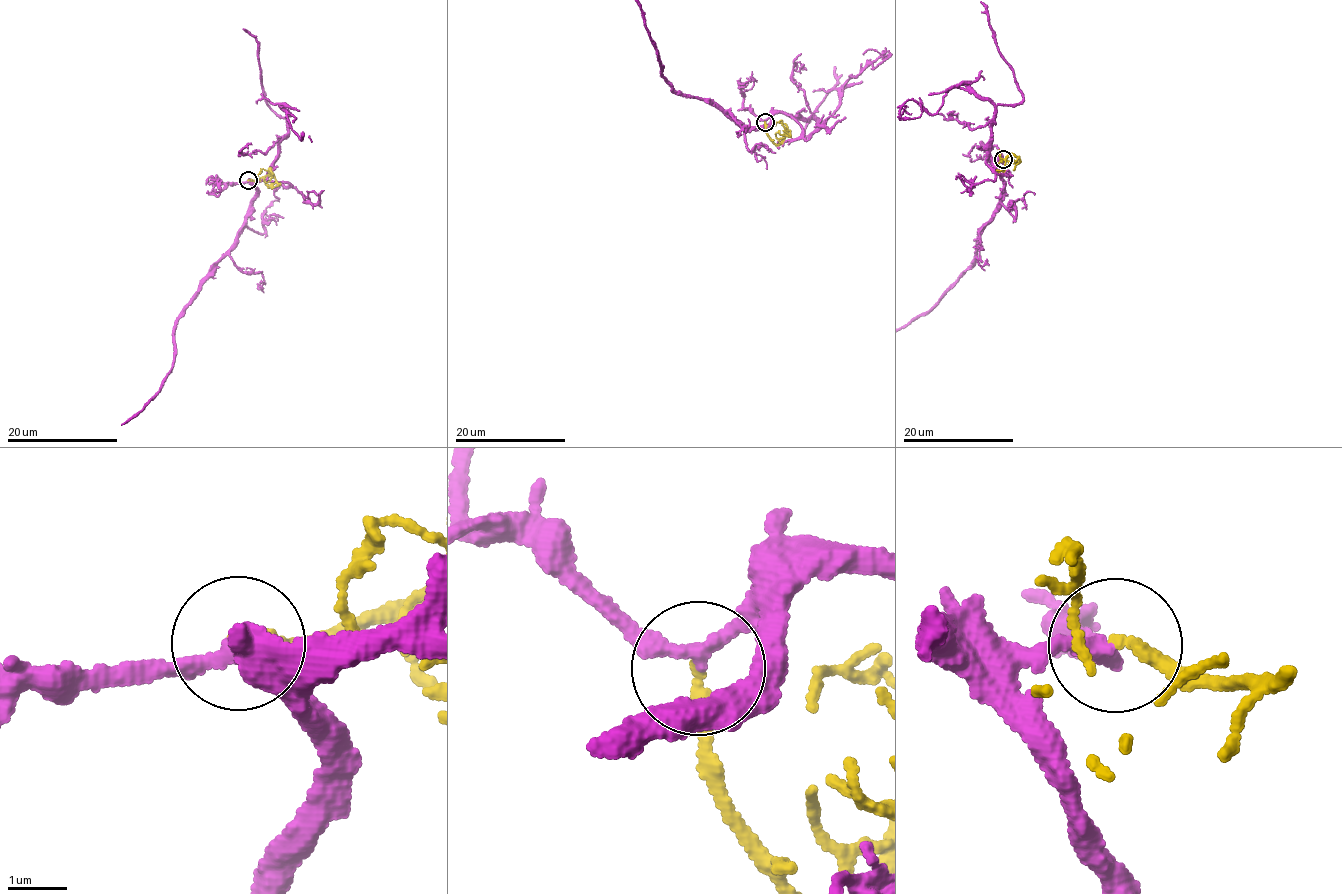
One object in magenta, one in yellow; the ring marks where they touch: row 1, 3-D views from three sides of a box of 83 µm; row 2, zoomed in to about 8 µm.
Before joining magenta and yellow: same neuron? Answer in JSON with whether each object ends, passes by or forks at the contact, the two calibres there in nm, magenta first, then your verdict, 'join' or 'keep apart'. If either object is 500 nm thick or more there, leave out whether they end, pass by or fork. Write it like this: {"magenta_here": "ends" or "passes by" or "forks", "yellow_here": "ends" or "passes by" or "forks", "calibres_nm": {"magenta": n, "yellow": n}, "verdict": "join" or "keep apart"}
{"magenta_here": "passes by", "yellow_here": "ends", "calibres_nm": {"magenta": 220, "yellow": 240}, "verdict": "join"}

